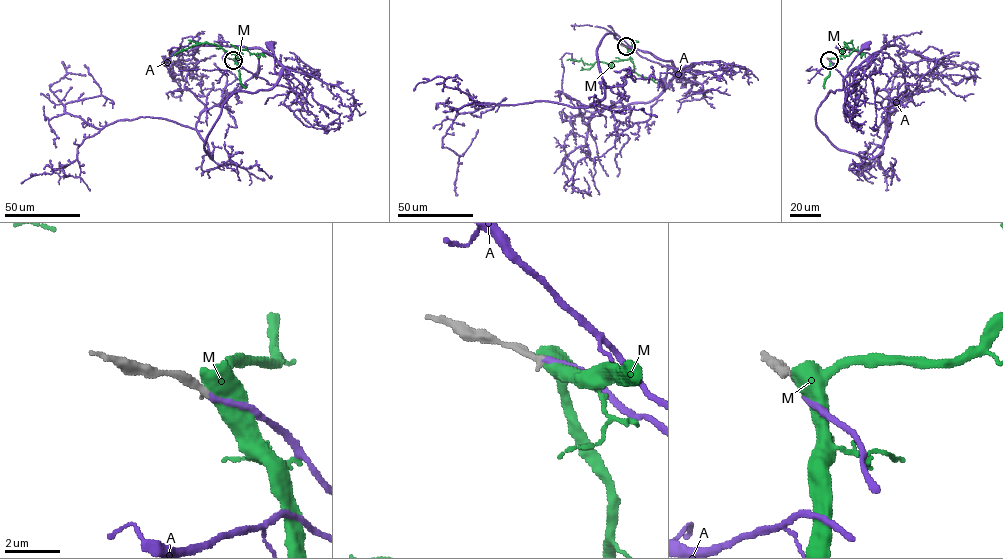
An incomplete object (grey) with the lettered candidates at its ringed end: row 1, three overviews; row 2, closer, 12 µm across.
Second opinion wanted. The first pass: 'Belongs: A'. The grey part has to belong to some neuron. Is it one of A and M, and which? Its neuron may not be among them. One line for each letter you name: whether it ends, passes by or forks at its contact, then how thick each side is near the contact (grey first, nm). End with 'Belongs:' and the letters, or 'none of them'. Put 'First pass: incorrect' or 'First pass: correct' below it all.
A: It ends there. Thickness 280 nm (grey) against 180 nm
Belongs: A
First pass: correct

